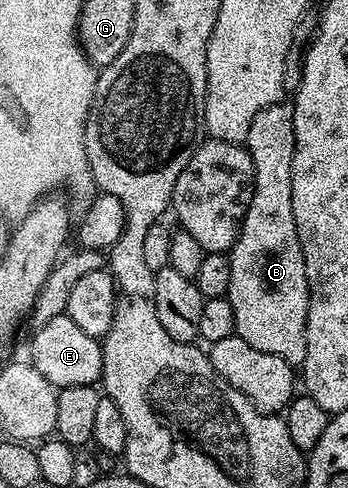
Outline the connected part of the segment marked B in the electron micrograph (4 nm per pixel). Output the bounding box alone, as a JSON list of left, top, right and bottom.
[226,100,310,368]

